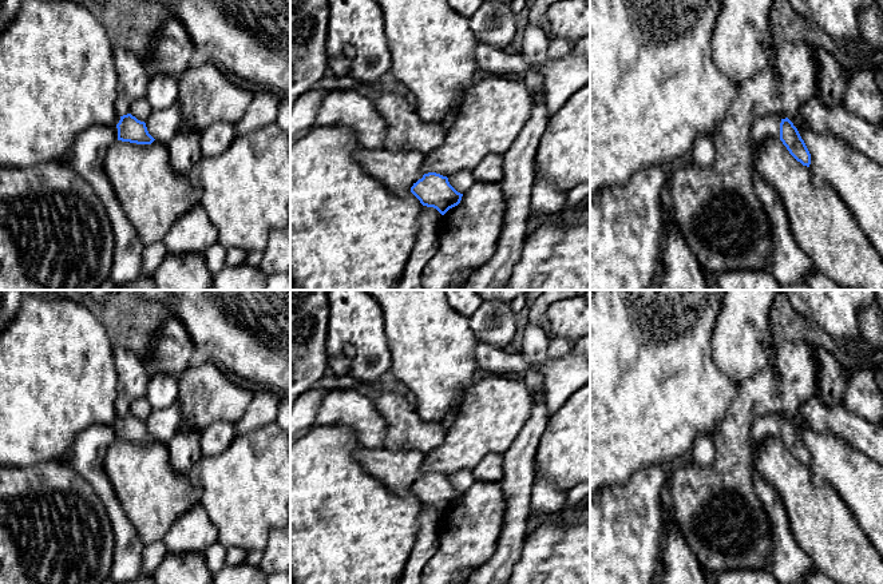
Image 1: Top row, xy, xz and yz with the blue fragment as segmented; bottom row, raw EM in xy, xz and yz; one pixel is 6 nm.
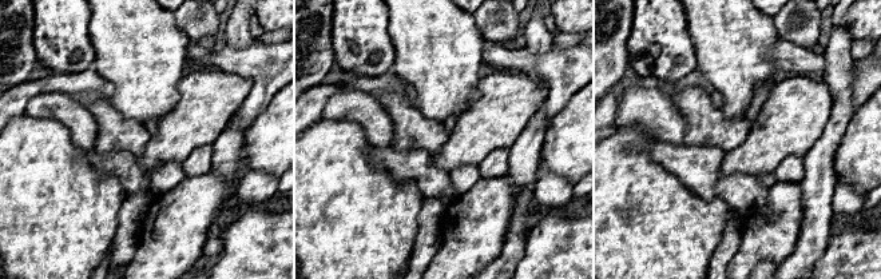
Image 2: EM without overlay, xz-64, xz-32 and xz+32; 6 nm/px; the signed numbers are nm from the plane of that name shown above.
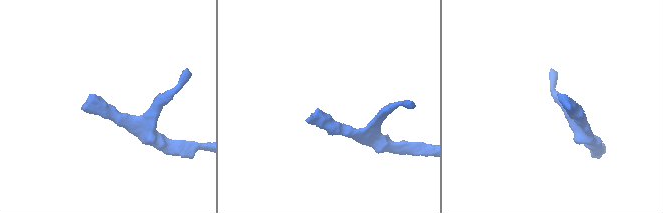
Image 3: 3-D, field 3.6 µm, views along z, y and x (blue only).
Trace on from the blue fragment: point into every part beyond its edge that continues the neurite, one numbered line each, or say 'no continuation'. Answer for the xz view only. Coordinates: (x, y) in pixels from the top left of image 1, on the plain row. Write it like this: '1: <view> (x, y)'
1: xz (398, 469)

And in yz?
1: yz (764, 426)

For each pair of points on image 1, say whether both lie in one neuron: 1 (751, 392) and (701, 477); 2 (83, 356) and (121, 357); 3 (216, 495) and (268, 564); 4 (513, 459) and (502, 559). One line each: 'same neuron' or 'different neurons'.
1: same neuron
2: different neurons
3: different neurons
4: same neuron

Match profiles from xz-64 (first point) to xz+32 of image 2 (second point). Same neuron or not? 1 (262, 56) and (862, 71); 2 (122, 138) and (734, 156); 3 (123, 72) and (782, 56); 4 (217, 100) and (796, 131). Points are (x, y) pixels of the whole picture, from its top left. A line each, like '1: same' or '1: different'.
1: same
2: different
3: different
4: same

